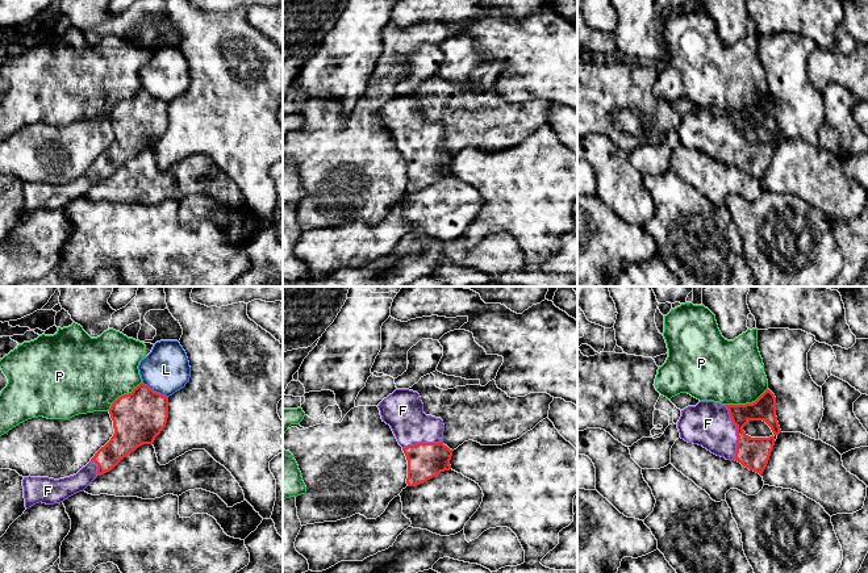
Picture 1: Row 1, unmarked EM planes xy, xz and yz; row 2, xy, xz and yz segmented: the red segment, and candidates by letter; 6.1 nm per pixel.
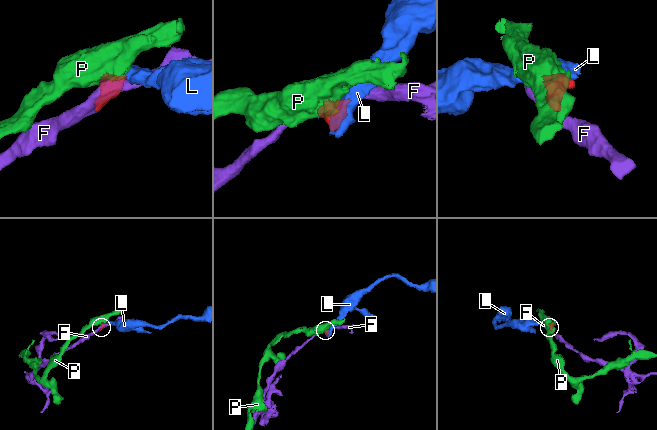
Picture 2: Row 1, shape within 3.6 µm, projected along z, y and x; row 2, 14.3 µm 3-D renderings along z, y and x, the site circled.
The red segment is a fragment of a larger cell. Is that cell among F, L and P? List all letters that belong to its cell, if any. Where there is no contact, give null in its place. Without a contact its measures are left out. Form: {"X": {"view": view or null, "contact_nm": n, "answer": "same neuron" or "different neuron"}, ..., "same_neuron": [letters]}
{"F": {"view": "yz", "contact_nm": 340, "answer": "same neuron"}, "L": {"view": "xy", "contact_nm": 190, "answer": "different neuron"}, "P": {"view": "yz", "contact_nm": 280, "answer": "different neuron"}, "same_neuron": ["F"]}

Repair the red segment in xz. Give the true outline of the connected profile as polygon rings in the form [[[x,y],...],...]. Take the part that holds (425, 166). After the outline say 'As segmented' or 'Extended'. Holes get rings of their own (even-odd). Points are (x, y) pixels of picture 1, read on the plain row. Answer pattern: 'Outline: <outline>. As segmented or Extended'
Outline: [[[396,95],[377,113],[406,162],[408,192],[417,192],[451,175],[452,155],[443,150],[443,126],[423,118],[417,97]]]. Extended

